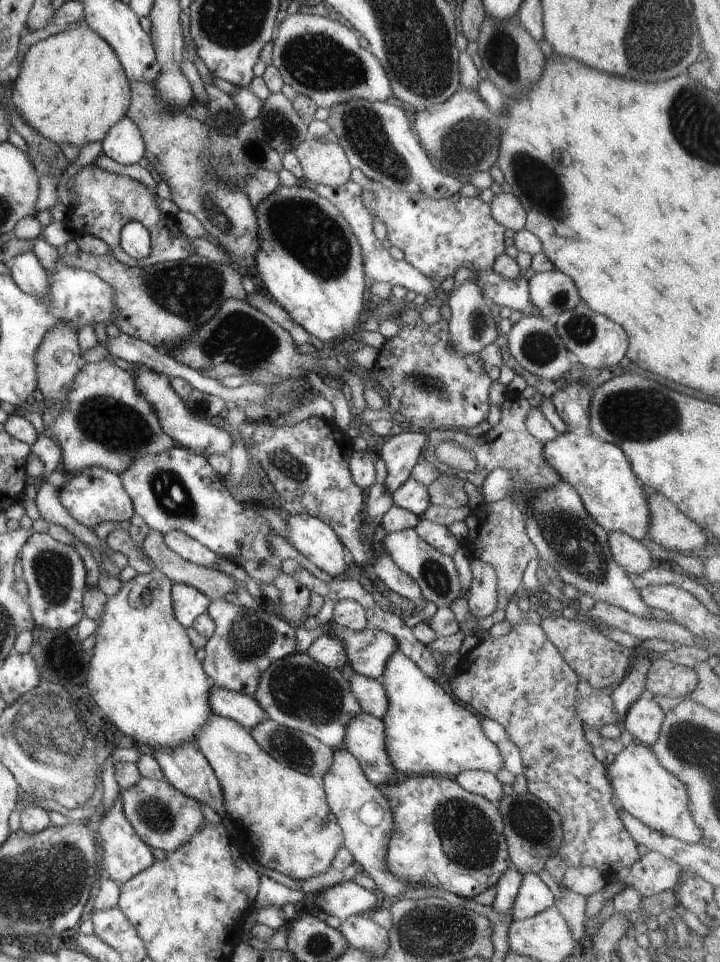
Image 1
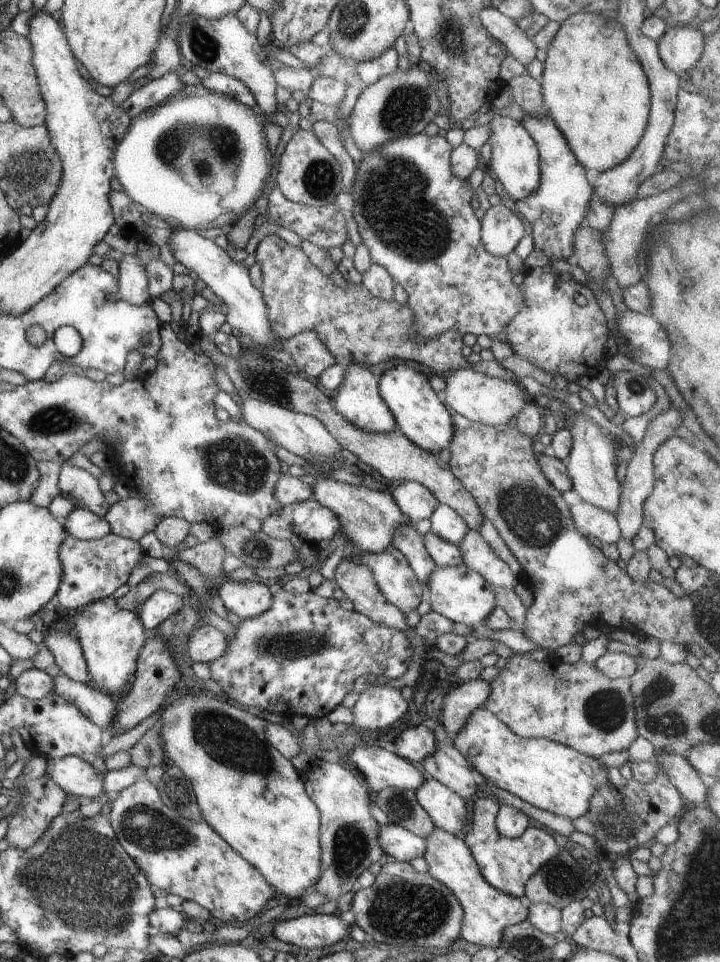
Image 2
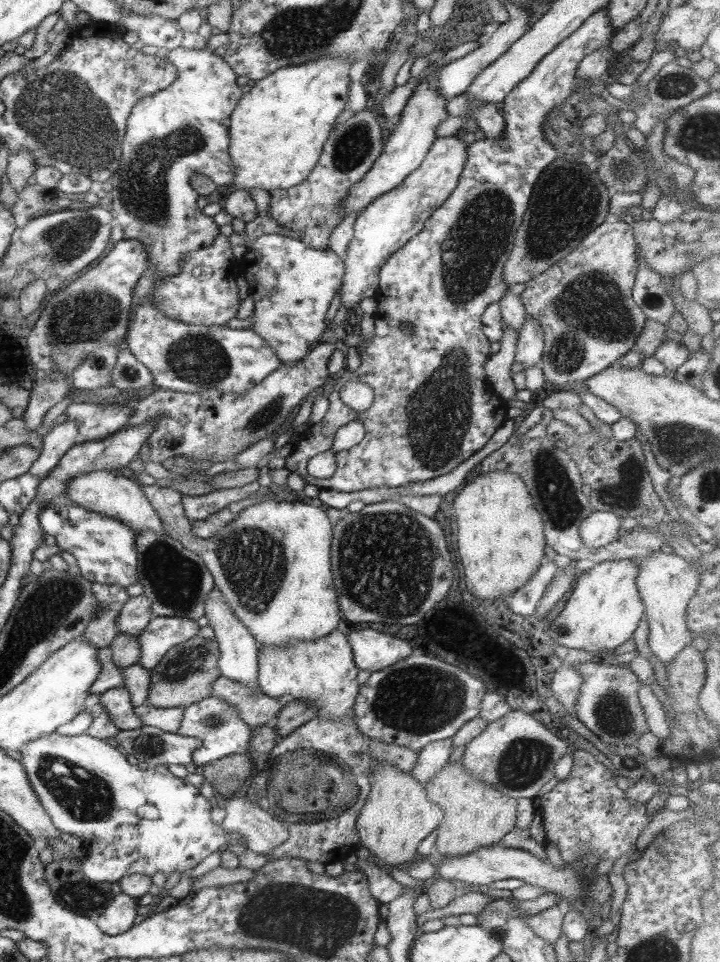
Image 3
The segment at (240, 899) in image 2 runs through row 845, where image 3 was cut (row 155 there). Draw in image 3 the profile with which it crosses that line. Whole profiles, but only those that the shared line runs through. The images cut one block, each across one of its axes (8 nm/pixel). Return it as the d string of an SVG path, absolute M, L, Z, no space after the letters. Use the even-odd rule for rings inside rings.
M178 46L166 53L165 59L177 68L176 81L165 90L140 99L132 108L122 141L120 168L109 180L113 186L109 196L112 198L112 208L116 210L116 223L122 227L124 239L140 240L144 244L148 252L147 268L156 270L155 287L158 280L178 274L180 260L186 254L212 246L214 238L221 234L213 217L206 216L196 204L199 194L190 186L189 180L194 174L204 174L216 184L232 184L236 170L228 154L228 129L230 115L245 93L242 80L229 62L209 48L190 50Z

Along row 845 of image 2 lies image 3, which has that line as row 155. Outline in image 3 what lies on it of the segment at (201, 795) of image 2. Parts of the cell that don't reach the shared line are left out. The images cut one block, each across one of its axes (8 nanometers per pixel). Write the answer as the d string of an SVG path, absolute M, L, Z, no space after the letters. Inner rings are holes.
M330 56L318 58L298 66L282 66L262 78L254 88L245 92L238 105L230 115L228 134L230 134L230 149L228 154L232 158L236 173L232 184L236 190L288 190L304 182L316 163L319 161L324 143L334 128L340 113L347 108L347 94L349 85L357 73L357 66L352 60Z

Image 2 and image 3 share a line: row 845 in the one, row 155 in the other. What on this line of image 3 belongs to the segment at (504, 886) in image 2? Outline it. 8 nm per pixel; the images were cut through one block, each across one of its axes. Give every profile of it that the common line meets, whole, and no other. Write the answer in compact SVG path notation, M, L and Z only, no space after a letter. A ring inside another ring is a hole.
M604 6L540 59L530 76L519 82L500 104L506 123L502 138L483 137L468 145L468 159L454 192L426 219L422 231L394 252L376 274L378 290L373 297L378 306L371 314L375 324L374 337L360 355L361 364L357 370L343 368L340 374L338 372L338 379L331 381L332 392L328 395L329 407L324 418L296 437L290 455L285 458L285 469L302 476L305 484L337 492L358 492L384 486L400 488L432 480L452 472L482 450L505 423L508 403L494 392L484 374L492 340L482 332L482 313L490 304L502 300L509 288L504 282L504 263L515 244L517 228L523 221L542 170L559 157L558 150L544 134L548 113L569 98L580 61L592 51L609 46L615 34ZM350 379L362 379L374 389L374 401L368 409L356 411L342 402L340 389ZM350 422L360 422L364 426L365 438L355 447L335 453L337 468L330 478L310 475L307 472L310 458L331 451L334 434Z

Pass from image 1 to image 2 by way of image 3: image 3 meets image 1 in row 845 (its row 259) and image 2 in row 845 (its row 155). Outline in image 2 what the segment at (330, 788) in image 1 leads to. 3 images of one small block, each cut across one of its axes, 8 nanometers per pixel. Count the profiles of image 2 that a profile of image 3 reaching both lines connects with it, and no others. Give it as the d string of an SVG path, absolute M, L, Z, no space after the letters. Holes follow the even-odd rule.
M435 827L430 836L426 836L426 850L422 856L428 864L428 874L446 885L462 906L461 939L480 946L498 946L503 943L505 930L516 923L527 920L529 905L525 899L508 896L492 888L480 874L480 868L472 856L464 839L448 831Z

